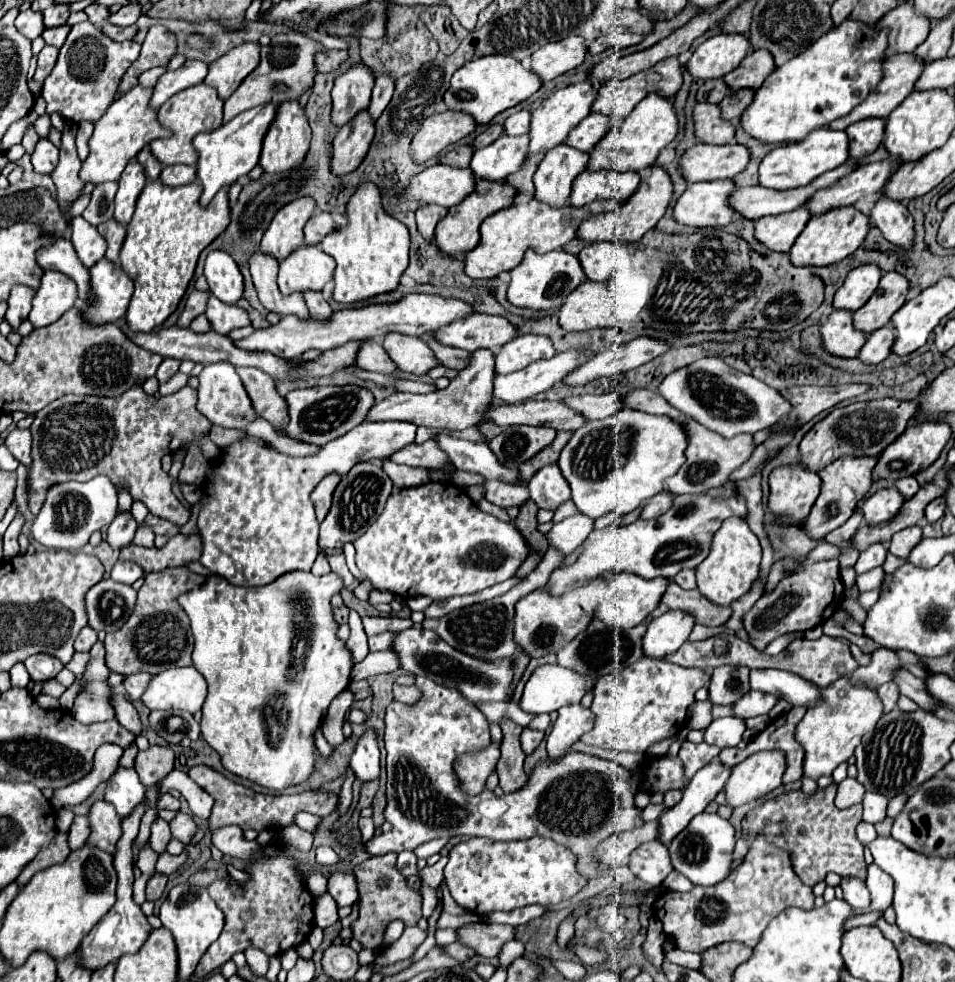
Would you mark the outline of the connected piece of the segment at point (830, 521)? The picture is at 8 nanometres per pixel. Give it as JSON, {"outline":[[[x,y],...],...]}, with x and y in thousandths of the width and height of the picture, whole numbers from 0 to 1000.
{"outline":[[[880,465],[877,469],[869,471],[861,480],[857,480],[857,484],[861,488],[859,504],[857,504],[848,524],[842,531],[842,541],[848,549],[861,551],[869,541],[877,539],[882,533],[886,533],[890,529],[892,520],[896,518],[896,512],[909,502],[909,498],[913,494],[913,478],[915,478],[917,469],[919,469],[919,465],[901,465],[901,467]]]}

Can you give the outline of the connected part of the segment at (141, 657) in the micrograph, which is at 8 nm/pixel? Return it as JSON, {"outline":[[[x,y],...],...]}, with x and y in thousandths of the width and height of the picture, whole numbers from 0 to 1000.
{"outline":[[[178,577],[174,581],[168,581],[168,584],[157,584],[151,588],[151,596],[147,598],[145,602],[145,614],[138,622],[138,626],[134,628],[134,632],[117,643],[117,645],[111,645],[111,677],[115,683],[119,685],[128,685],[128,687],[138,687],[138,685],[147,685],[147,683],[153,683],[153,685],[170,685],[174,681],[180,681],[180,679],[195,679],[195,677],[201,677],[201,645],[199,645],[199,638],[197,638],[197,628],[195,624],[186,618],[186,614],[182,614],[182,610],[197,602],[199,598],[212,594],[212,586],[205,586],[201,581],[197,581],[195,577]]]}

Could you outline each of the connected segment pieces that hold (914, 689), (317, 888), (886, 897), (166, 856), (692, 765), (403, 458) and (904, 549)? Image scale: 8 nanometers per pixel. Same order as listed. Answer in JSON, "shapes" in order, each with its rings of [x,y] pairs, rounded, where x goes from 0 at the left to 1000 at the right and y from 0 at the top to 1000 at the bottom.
{"shapes":[[[[940,679],[936,681],[936,687],[934,687],[934,693],[942,700],[942,706],[953,710],[957,716],[961,716],[961,720],[965,722],[972,722],[974,724],[974,718],[978,720],[978,716],[982,716],[980,712],[974,712],[974,708],[970,708],[970,702],[965,700],[965,691],[957,689],[953,683],[949,683],[947,679]]],[[[324,890],[320,899],[321,905],[334,913],[341,908],[342,895],[337,890]]],[[[915,879],[909,881],[907,901],[911,901],[911,911],[913,911],[911,928],[915,928],[915,926],[926,928],[928,924],[934,922],[934,895],[924,885],[919,885]]],[[[193,867],[193,869],[188,869],[188,871],[178,871],[178,869],[170,869],[168,873],[165,873],[165,879],[163,879],[163,885],[168,887],[168,889],[174,889],[174,891],[178,891],[178,889],[182,889],[182,887],[186,887],[193,879],[195,879],[195,875],[197,875],[197,869]]],[[[716,755],[714,761],[712,761],[712,775],[716,779],[716,785],[718,785],[718,791],[725,793],[727,787],[735,781],[739,781],[748,771],[752,771],[754,763],[748,761],[748,759],[741,759],[741,757],[723,757],[723,755]]],[[[446,449],[442,453],[429,451],[429,453],[421,455],[419,459],[413,459],[408,463],[408,467],[413,471],[431,474],[431,476],[446,476],[446,478],[461,478],[469,469],[467,461],[463,457],[459,457],[459,453],[454,449]]],[[[963,535],[945,539],[932,549],[932,563],[938,567],[951,567],[963,549],[965,549],[965,537]]]]}

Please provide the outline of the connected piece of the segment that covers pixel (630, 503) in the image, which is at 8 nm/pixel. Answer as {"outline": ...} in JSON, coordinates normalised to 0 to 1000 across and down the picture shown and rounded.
{"outline":[[[651,414],[641,425],[614,429],[612,435],[601,439],[586,461],[584,474],[597,492],[599,510],[607,522],[626,529],[639,520],[655,524],[691,502],[695,490],[716,474],[718,455],[720,441],[716,431],[699,423],[681,423]]]}

